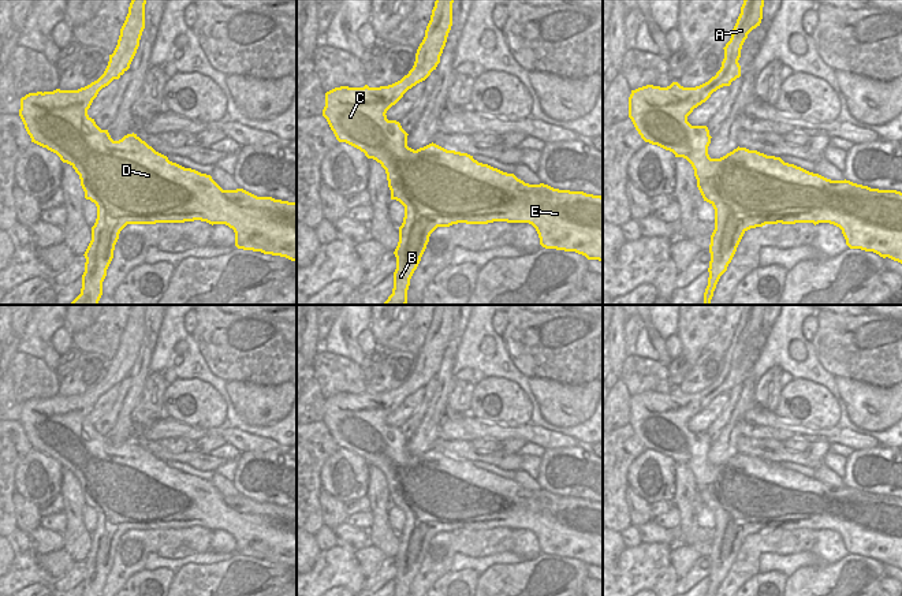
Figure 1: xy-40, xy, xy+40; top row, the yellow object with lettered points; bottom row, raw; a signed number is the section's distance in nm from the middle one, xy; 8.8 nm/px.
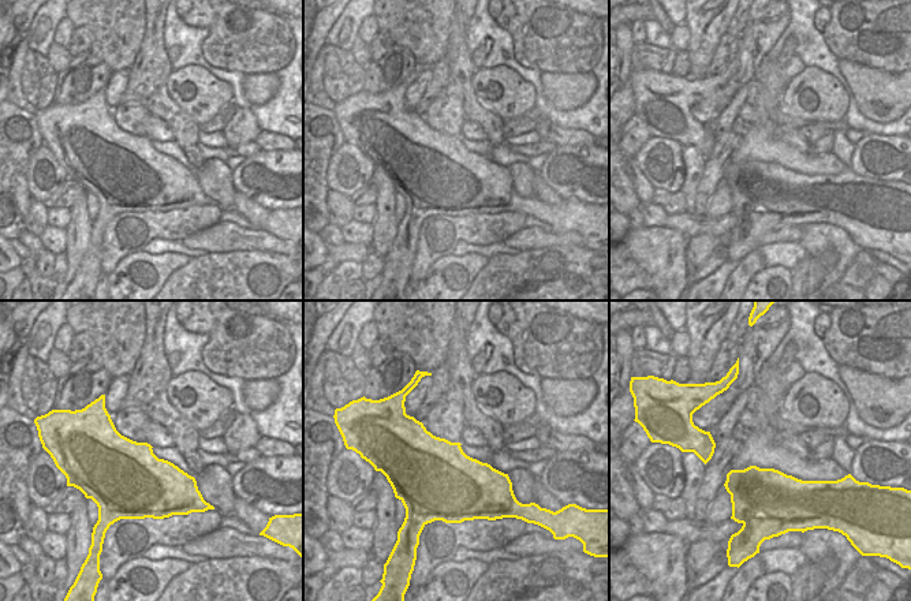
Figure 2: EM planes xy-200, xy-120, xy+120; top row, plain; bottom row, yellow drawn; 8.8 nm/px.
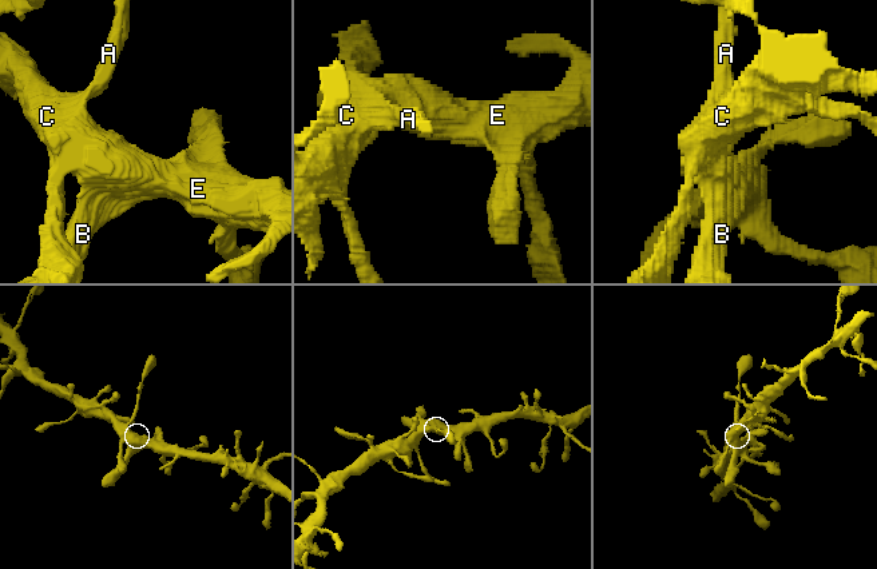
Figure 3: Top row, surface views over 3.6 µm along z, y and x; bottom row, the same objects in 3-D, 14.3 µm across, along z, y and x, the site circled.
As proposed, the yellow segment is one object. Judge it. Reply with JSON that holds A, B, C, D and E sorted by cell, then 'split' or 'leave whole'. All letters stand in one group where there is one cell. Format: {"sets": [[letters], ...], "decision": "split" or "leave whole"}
{"sets": [["A", "B", "C", "D", "E"]], "decision": "leave whole"}

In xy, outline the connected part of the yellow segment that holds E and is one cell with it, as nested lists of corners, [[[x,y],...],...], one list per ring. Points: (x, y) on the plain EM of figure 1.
[[[436,305],[425,343],[420,350],[413,375],[400,387],[380,394],[340,392],[325,399],[323,422],[339,448],[346,448],[373,465],[385,476],[391,506],[405,513],[399,533],[399,548],[394,558],[396,575],[392,596],[409,596],[410,585],[437,533],[458,529],[488,530],[493,528],[529,529],[545,555],[575,558],[588,566],[603,567],[603,503],[584,498],[554,495],[548,491],[529,491],[514,480],[478,469],[473,462],[447,457],[429,450],[417,457],[407,452],[407,439],[396,426],[387,425],[387,417],[403,401],[425,387],[440,369],[440,362],[452,332],[454,305]]]

